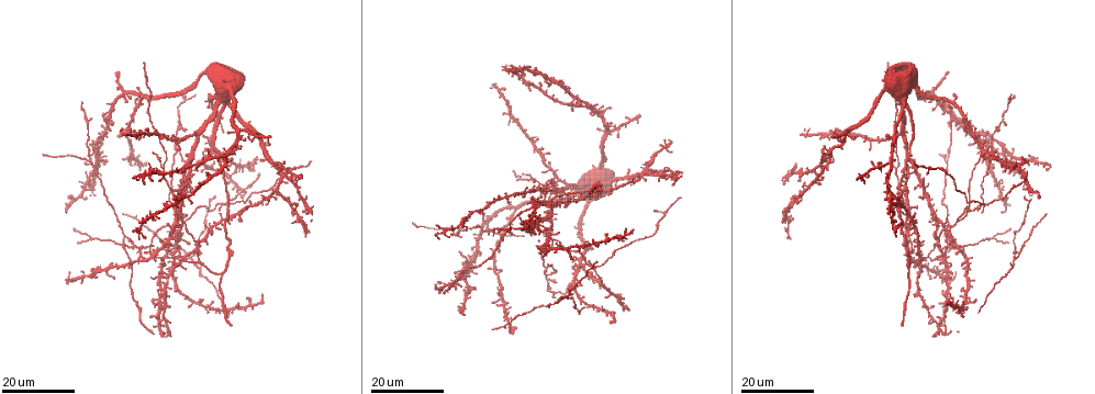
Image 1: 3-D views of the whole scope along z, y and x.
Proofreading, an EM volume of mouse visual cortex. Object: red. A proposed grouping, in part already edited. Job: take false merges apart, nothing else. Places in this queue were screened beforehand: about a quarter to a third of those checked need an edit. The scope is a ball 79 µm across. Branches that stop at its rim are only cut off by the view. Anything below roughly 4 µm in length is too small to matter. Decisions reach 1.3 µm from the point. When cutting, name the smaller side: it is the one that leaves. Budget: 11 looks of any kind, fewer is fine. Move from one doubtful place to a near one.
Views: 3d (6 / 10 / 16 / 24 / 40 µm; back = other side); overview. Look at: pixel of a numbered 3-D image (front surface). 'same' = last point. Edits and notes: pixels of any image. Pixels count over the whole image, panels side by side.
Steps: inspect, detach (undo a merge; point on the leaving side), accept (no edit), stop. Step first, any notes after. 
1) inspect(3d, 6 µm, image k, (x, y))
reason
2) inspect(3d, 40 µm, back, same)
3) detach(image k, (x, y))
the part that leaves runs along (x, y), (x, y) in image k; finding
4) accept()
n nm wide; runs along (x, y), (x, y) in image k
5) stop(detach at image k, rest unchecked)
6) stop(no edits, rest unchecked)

inspect(3d, 24 µm, image 1, (545, 233))
four or more arms meet

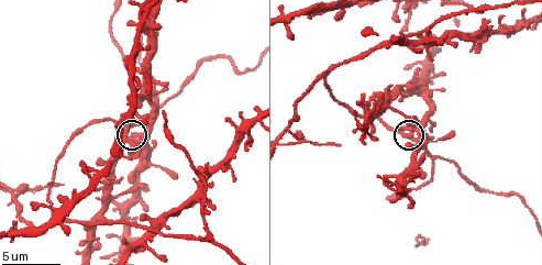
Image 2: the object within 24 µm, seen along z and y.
inspect(3d, 10 µm, image 2, (412, 129))

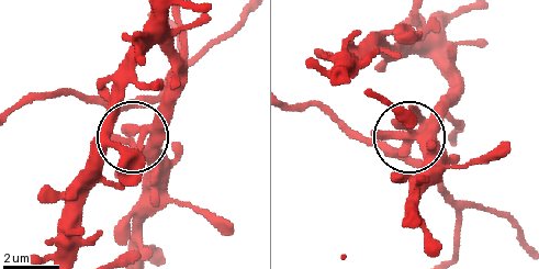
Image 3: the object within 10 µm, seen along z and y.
accept()
side arm 76 µm; runs along (447, 19), (451, 93), (397, 148), (365, 143) in image 3; all the same neuron

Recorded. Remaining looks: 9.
inspect(3d, 16 µm, image 1, (982, 153))

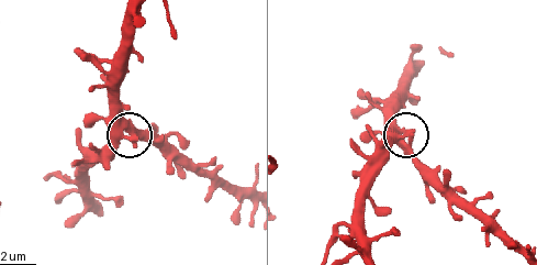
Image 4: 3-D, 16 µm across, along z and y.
inspect(3d, 10 µm, image 4, (399, 138))
zoom in

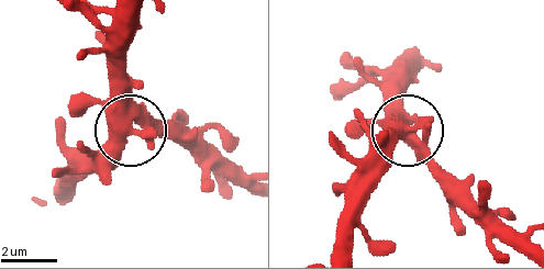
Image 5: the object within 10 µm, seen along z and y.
accept()
all the same neuron

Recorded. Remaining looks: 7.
inspect(3d, 16 µm, image 1, (964, 117))
four or more arms meet

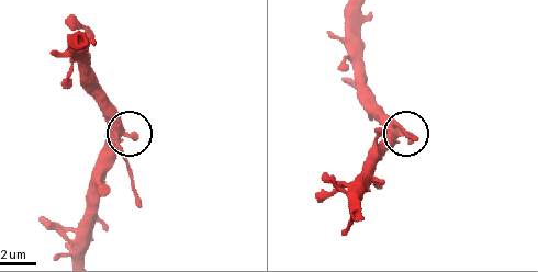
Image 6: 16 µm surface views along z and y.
inspect(3d, 10 µm, image 6, (392, 131))

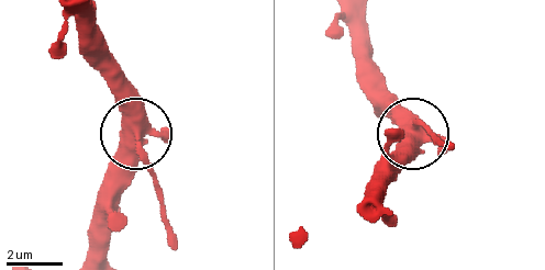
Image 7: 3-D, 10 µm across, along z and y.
inspect(3d, 10 µm, back, image 7, (417, 134))

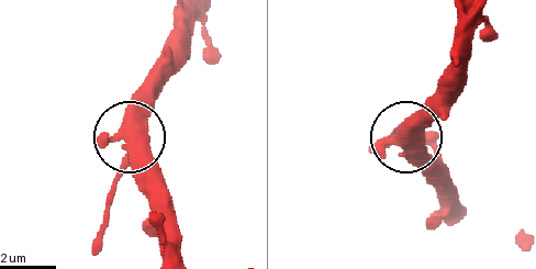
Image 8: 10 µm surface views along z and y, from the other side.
accept()
4 arms; one neuron here

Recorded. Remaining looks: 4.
inspect(3d, 10 µm, image 2, (156, 228))
four arms meet

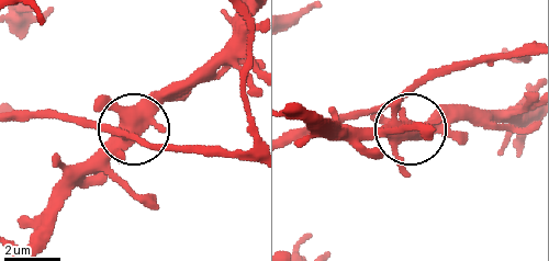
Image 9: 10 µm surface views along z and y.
accept()
all the same neuron

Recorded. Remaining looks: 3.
inspect(3d, 16 µm, image 1, (133, 248))
four or more arms meet

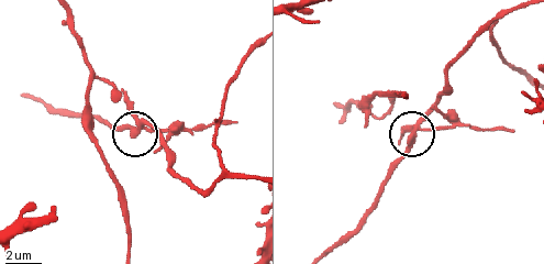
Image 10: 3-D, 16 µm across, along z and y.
inspect(3d, 10 µm, image 10, (414, 126))
closer look

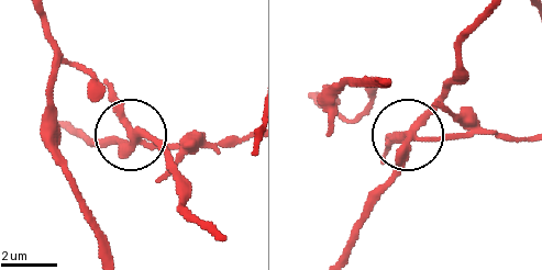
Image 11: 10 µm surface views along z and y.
detach(image 11, (389, 146))
4 arms; the part that leaves runs along (411, 137), (487, 130), (522, 137) in image 11; a second neuron is stuck on

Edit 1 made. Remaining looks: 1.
stop(detach at image 11, rest unchecked)

